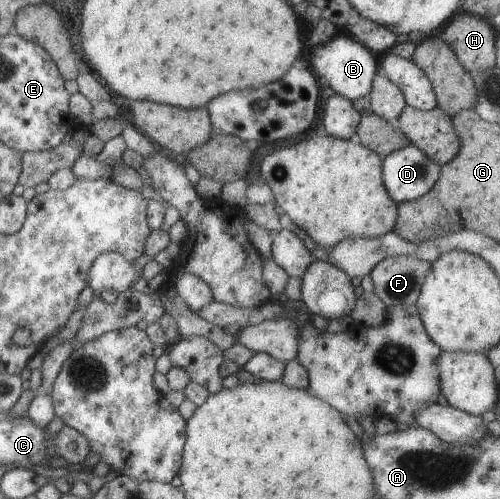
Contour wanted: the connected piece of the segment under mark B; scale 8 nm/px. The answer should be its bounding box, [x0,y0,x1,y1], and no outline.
[311,33,378,101]

